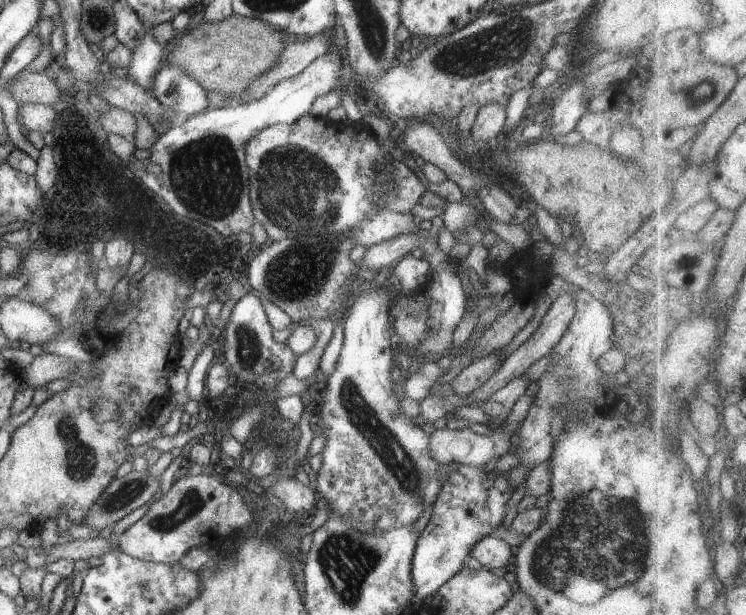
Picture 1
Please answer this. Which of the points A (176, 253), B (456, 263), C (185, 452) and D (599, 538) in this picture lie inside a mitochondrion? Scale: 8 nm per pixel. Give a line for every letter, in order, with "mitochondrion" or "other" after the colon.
A: other
B: other
C: other
D: mitochondrion

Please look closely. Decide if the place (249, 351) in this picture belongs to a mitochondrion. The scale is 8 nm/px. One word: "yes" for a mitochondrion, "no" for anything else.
yes

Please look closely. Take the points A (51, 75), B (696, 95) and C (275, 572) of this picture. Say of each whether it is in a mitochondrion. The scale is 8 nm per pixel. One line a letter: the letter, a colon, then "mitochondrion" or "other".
A: other
B: mitochondrion
C: other

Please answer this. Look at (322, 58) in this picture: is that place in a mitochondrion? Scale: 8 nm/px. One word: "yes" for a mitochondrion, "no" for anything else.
no

